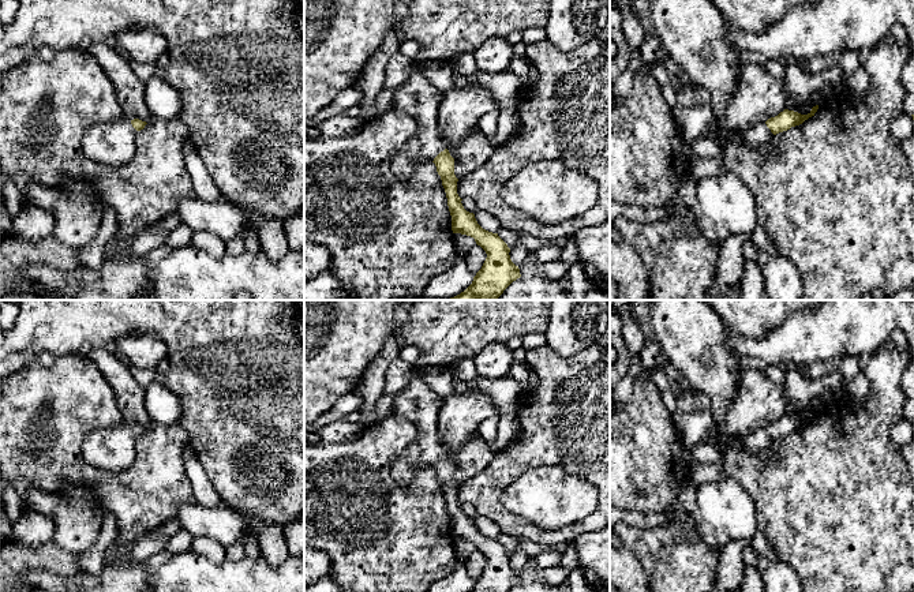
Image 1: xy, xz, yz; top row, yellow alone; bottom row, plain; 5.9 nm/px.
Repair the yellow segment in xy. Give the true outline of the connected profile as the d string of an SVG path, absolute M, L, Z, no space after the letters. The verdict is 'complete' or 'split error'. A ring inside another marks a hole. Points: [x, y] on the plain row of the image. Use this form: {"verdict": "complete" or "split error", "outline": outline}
{"verdict": "split error", "outline": "M139 424L102 428L90 432L82 443L82 456L93 468L121 472L135 461L136 439L147 428Z"}

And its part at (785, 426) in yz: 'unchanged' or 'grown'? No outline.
grown

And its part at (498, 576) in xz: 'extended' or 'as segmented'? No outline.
extended

